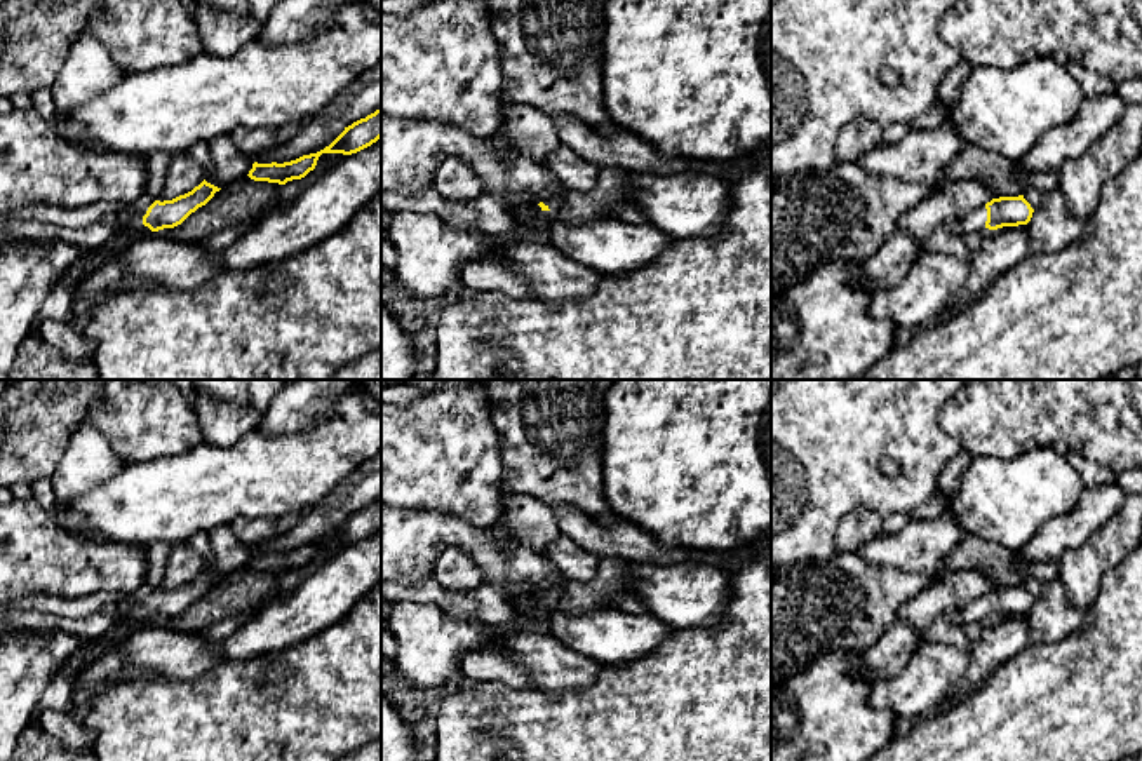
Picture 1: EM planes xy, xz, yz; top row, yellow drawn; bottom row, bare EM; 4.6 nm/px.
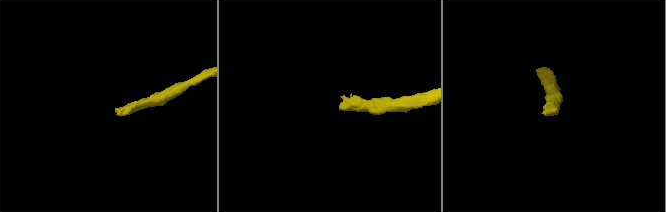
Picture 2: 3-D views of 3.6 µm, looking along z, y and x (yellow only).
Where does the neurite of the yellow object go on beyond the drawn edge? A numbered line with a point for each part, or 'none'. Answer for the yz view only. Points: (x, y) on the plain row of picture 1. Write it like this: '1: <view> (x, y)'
1: yz (974, 612)

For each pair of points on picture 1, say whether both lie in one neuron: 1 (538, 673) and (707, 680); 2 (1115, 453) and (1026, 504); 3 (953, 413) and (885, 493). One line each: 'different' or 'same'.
1: different
2: different
3: different

